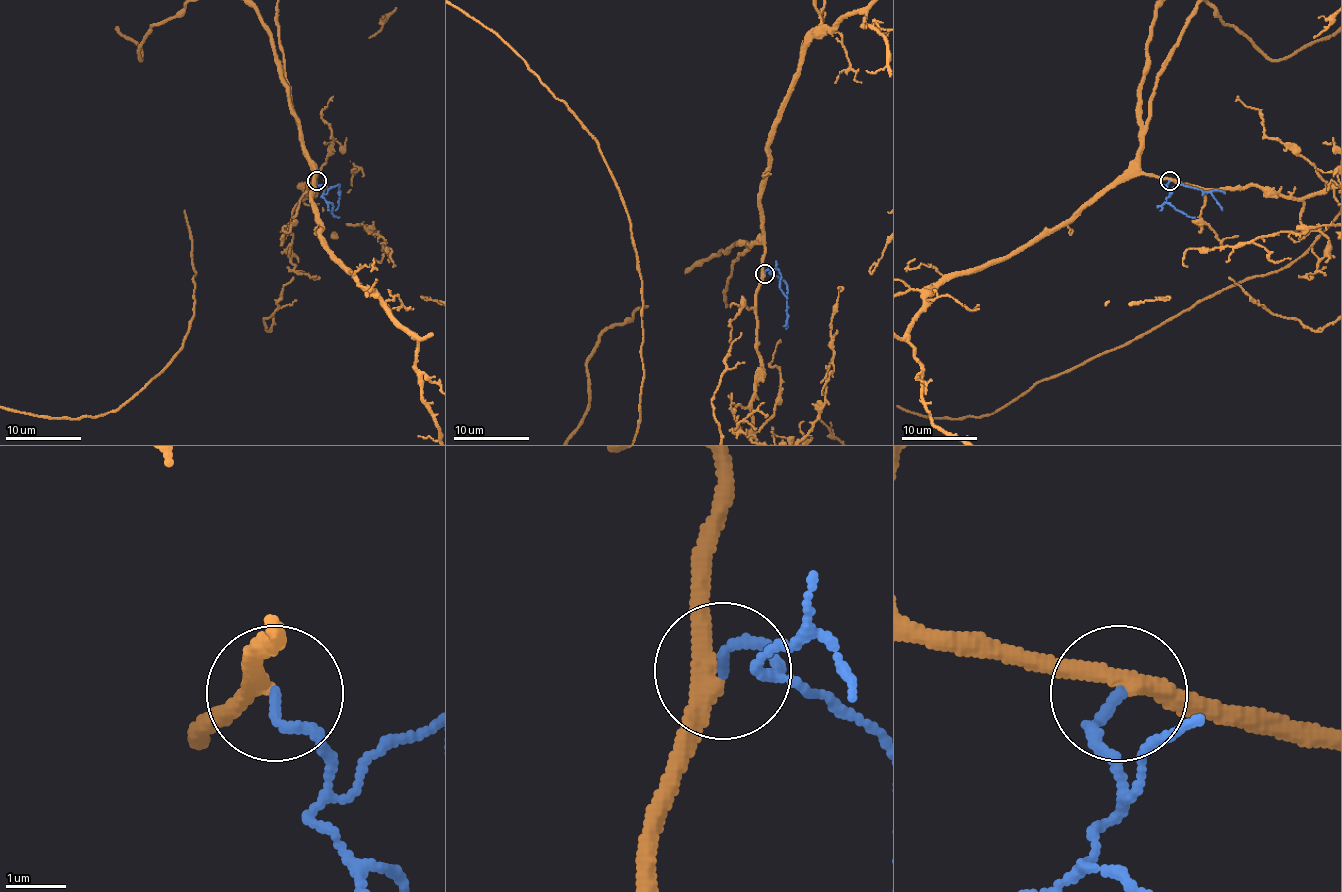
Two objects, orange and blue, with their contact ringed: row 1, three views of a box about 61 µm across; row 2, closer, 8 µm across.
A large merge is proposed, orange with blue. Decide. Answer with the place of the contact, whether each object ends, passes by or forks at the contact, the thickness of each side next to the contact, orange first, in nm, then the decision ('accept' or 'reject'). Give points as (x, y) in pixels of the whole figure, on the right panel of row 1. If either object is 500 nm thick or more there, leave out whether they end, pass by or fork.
(1169, 181) | orange passes by | blue ends | 280/160 nm | accept

